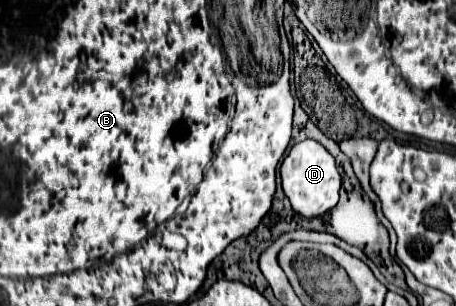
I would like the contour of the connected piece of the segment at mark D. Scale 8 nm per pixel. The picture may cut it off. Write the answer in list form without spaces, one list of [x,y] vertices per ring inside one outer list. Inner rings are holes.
[[[306,139],[290,147],[288,155],[280,165],[280,179],[284,195],[290,199],[292,209],[302,217],[318,217],[338,203],[340,173],[336,169],[334,157],[314,139]]]

